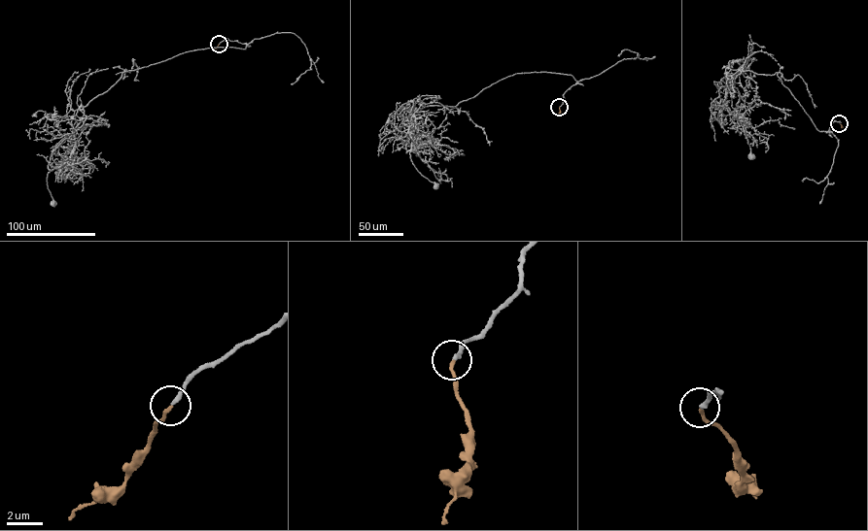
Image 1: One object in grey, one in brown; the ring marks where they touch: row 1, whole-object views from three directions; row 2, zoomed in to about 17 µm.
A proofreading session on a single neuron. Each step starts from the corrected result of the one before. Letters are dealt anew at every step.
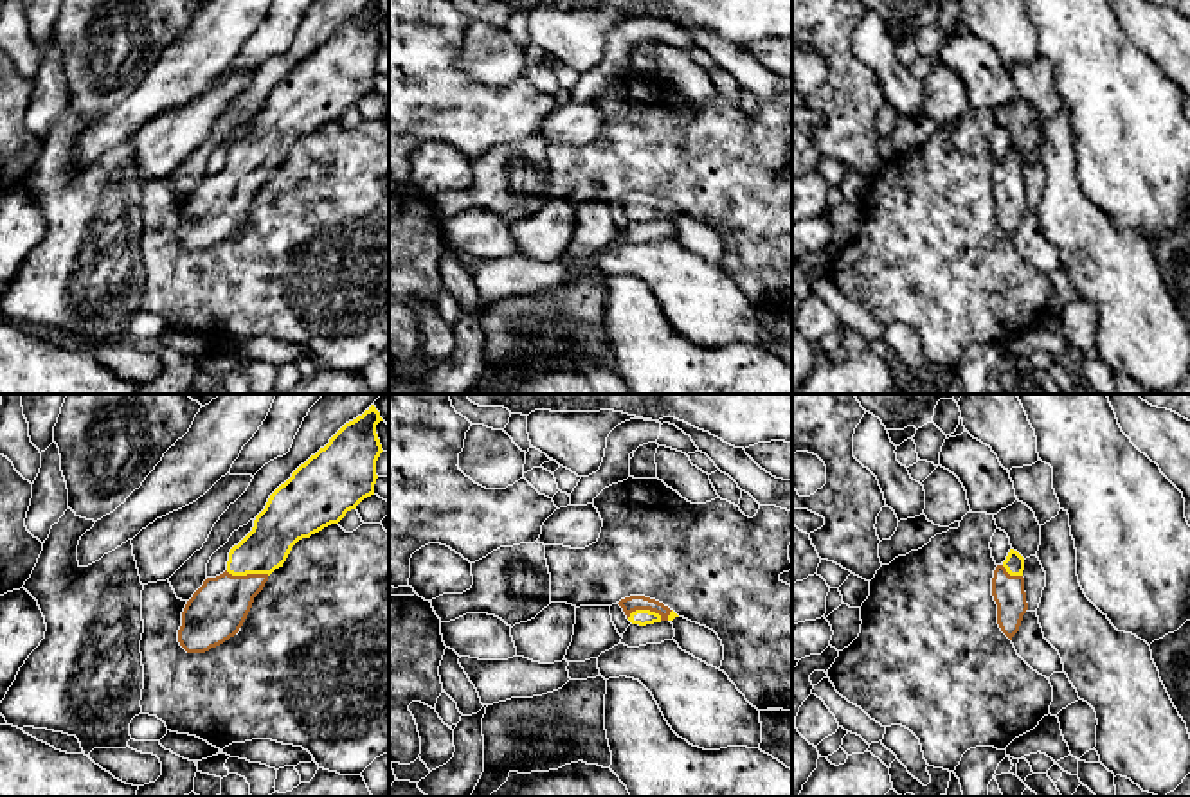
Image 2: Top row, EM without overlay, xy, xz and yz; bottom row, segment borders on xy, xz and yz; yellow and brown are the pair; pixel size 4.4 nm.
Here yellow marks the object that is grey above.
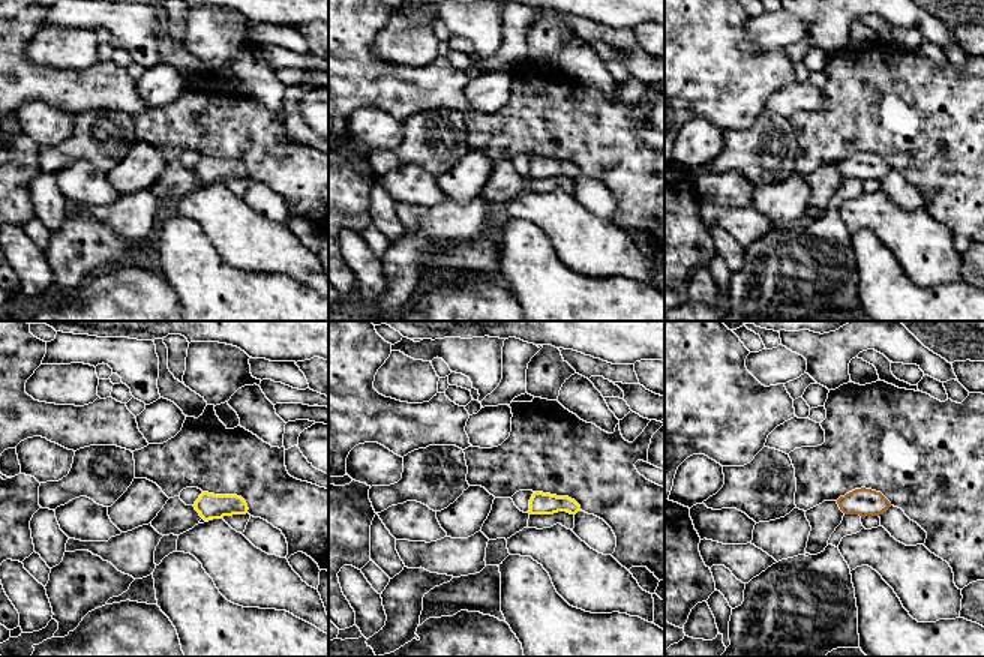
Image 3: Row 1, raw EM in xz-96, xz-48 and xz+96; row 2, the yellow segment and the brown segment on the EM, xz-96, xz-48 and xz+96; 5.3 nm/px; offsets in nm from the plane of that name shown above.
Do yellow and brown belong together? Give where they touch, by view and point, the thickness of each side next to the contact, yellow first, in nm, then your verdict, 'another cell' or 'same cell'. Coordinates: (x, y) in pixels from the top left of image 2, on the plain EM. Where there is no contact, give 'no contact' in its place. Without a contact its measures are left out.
meets yellow in xy at (247, 170); 220 nm thick on the yellow side, 260 nm on the other; same cell

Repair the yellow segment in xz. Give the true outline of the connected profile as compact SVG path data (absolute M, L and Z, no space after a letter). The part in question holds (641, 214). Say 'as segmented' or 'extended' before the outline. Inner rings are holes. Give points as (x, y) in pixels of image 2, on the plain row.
extended | M630 193L621 196L618 201L623 205L627 216L632 221L639 221L639 223L646 223L661 218L673 218L675 214L679 214L673 207L664 203L663 200L645 193Z

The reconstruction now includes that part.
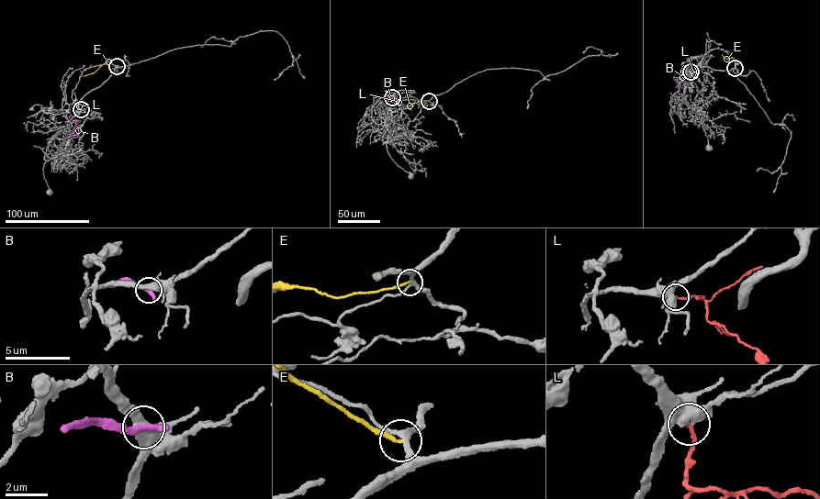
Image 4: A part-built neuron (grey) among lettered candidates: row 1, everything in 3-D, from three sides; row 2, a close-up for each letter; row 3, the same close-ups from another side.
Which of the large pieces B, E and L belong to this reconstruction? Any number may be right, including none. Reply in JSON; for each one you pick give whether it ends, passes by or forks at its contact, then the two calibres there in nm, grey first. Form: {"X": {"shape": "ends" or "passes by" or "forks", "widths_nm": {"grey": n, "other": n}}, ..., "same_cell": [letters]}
{"L": {"shape": "ends", "widths_nm": {"grey": 440, "other": 170}}, "same_cell": ["L"]}

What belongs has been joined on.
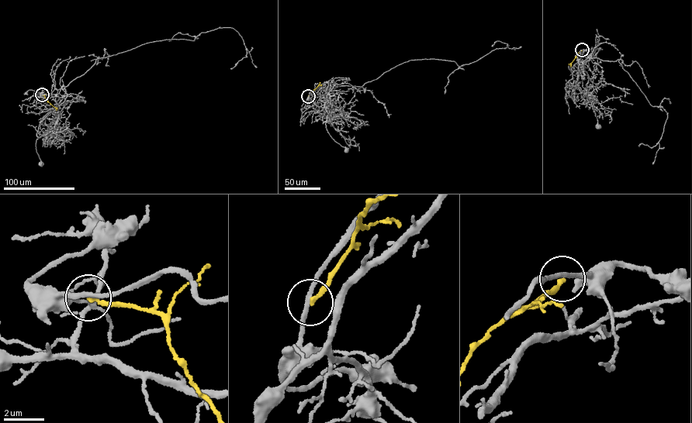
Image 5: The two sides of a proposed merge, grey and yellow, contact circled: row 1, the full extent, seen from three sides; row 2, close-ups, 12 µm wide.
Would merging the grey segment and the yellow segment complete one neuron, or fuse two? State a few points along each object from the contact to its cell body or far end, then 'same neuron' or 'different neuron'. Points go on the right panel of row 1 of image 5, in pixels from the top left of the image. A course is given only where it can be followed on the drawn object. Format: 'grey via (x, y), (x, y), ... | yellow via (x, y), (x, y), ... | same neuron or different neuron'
grey via (582, 49), (577, 56), (576, 84), (572, 87), (588, 94), (599, 127) | yellow via (582, 49), (570, 67) | different neuron

